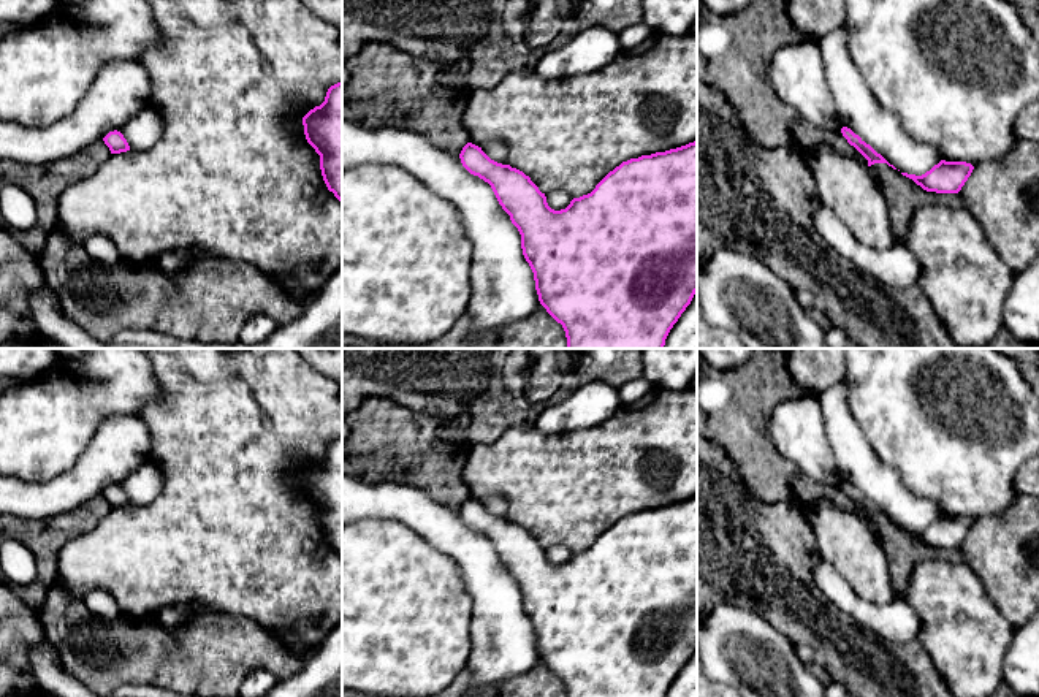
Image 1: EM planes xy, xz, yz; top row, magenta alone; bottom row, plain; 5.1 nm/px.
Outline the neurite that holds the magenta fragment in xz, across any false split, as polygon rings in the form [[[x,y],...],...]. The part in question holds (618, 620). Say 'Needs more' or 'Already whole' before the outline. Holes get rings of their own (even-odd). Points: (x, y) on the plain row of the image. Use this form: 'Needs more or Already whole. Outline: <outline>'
Already whole. Outline: [[[697,496],[622,516],[596,543],[565,564],[548,561],[545,548],[523,526],[491,515],[467,497],[462,521],[488,537],[521,589],[540,659],[562,680],[567,697],[665,697],[697,648]]]

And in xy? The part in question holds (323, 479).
Already whole. Outline: [[[342,436],[331,440],[325,456],[303,472],[307,497],[320,510],[329,547],[342,558]]]

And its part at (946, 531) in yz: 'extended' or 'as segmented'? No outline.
as segmented

